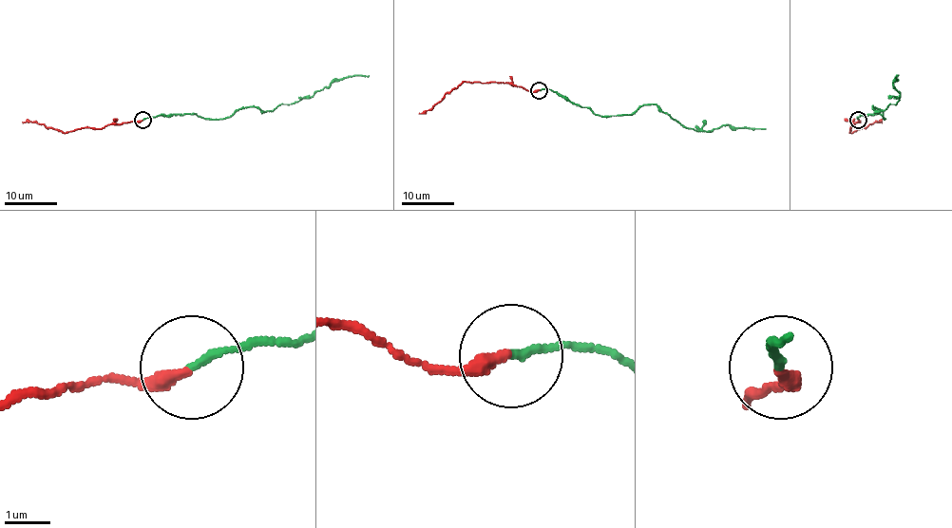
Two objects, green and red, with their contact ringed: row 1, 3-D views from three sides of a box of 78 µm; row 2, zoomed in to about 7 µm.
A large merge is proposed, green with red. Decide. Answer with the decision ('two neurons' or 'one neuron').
two neurons

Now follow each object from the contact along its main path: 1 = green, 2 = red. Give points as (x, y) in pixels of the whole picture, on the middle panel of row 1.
1: (539, 89), (559, 92), (599, 116), (632, 115), (642, 105), (655, 104), (699, 131), (723, 125), (765, 129)
2: (539, 89), (526, 91), (504, 82), (463, 82), (430, 109), (418, 113)

